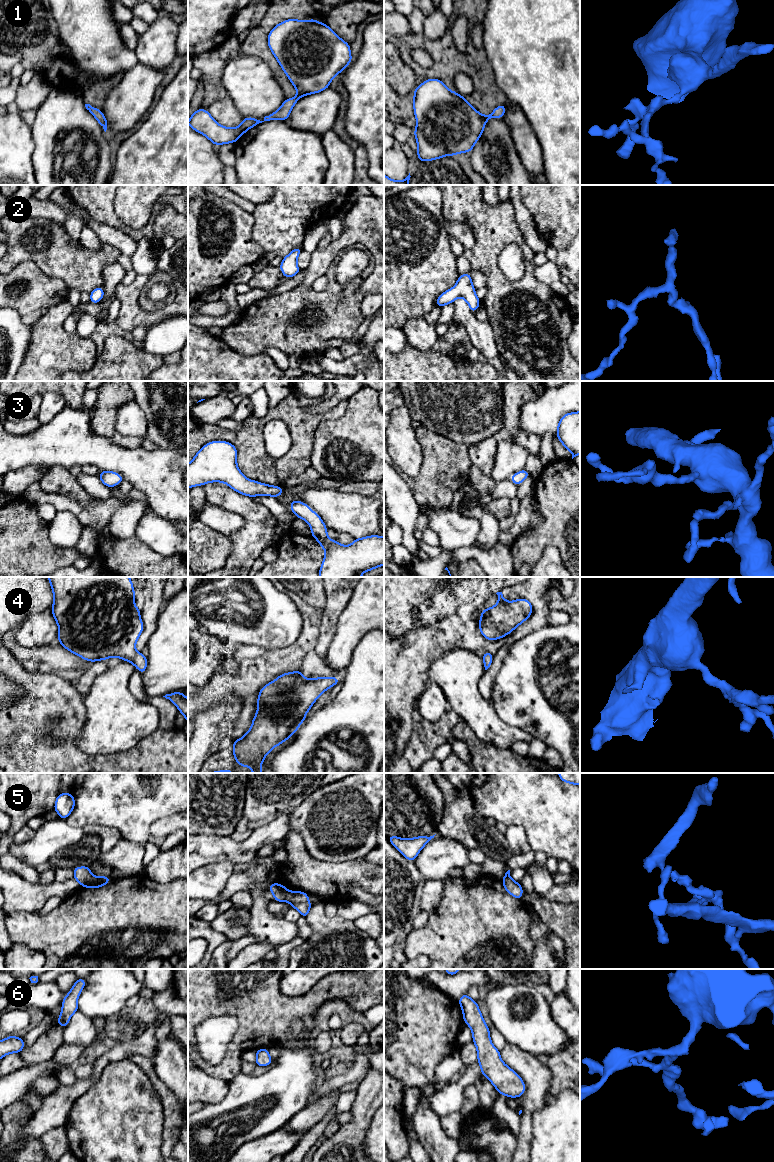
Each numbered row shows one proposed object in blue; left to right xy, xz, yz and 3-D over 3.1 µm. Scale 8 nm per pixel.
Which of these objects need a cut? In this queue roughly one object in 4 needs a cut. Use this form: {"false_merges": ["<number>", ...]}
{"false_merges": ["5"]}

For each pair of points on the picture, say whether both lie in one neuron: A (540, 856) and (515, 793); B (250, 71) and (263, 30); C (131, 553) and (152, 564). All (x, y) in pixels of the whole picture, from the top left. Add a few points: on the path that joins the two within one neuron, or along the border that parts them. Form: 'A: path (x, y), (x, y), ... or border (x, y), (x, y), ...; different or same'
A: border (535, 851), (542, 850), (547, 856); different
B: border (243, 53), (257, 55), (272, 71); different
C: path (136, 558), (141, 563), (147, 563); same

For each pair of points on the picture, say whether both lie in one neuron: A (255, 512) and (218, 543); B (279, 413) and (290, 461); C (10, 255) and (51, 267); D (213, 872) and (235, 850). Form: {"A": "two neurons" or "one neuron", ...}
{"A": "two neurons", "B": "one neuron", "C": "one neuron", "D": "two neurons"}

